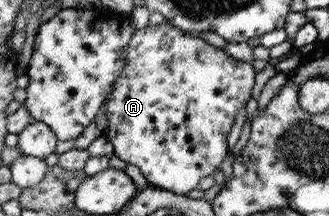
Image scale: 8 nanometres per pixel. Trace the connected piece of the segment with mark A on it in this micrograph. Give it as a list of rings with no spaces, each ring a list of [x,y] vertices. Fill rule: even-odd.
[[[167,21],[157,26],[147,25],[143,29],[135,28],[127,51],[124,69],[117,77],[113,85],[113,91],[106,102],[108,123],[103,136],[112,142],[114,155],[126,161],[126,163],[137,166],[141,170],[150,187],[171,191],[177,195],[186,195],[199,185],[201,179],[212,175],[219,165],[225,161],[225,156],[228,154],[227,135],[234,129],[235,126],[233,124],[240,120],[247,101],[251,99],[251,89],[255,85],[257,73],[252,63],[242,59],[235,59],[225,50],[210,45],[192,32],[177,29],[177,27],[173,27]]]

